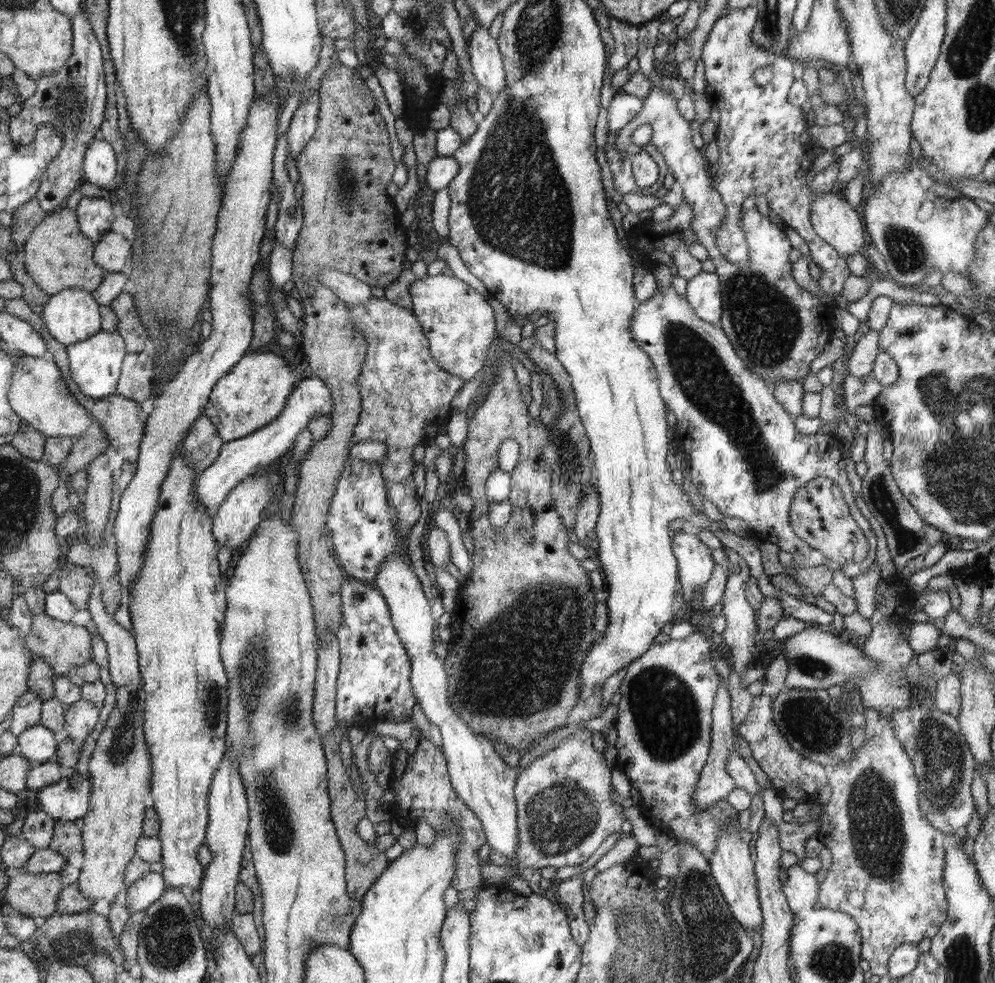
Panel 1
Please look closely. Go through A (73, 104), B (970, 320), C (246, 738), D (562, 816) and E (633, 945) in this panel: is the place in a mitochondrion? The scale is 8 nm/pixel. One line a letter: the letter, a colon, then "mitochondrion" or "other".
A: mitochondrion
B: other
C: mitochondrion
D: mitochondrion
E: mitochondrion

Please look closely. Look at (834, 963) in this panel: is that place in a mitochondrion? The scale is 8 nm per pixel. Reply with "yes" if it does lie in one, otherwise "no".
yes

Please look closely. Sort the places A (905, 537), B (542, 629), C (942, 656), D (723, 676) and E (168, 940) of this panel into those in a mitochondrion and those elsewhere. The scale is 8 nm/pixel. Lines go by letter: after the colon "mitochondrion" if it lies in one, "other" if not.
A: mitochondrion
B: mitochondrion
C: other
D: other
E: mitochondrion

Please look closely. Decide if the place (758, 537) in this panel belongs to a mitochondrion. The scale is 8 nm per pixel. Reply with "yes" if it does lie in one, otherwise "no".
no

